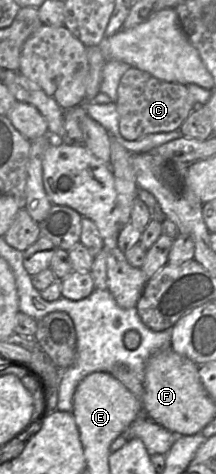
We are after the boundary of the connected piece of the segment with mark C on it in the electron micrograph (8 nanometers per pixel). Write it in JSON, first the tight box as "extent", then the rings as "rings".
{"extent":[117,67,197,140],"rings":[[[131,67],[122,76],[117,95],[119,130],[127,140],[137,140],[148,134],[179,130],[197,107],[187,85],[160,80],[151,74]]]}

